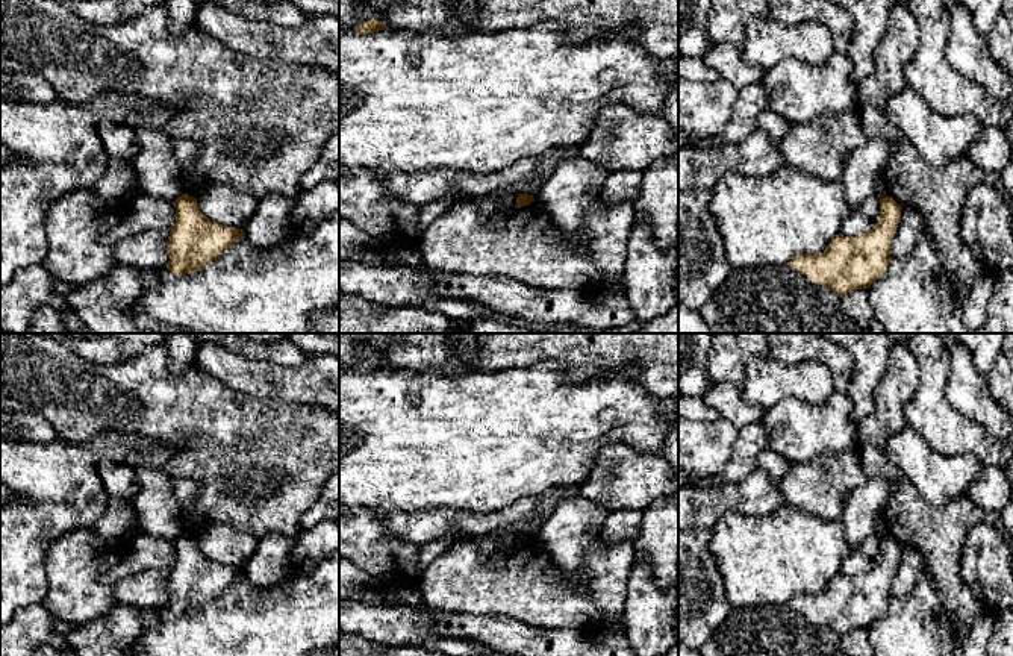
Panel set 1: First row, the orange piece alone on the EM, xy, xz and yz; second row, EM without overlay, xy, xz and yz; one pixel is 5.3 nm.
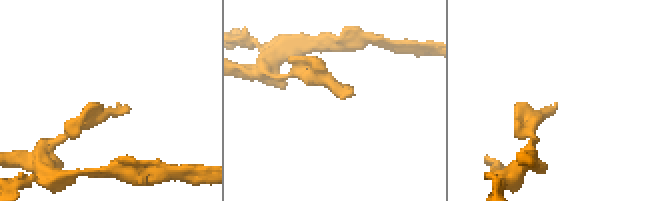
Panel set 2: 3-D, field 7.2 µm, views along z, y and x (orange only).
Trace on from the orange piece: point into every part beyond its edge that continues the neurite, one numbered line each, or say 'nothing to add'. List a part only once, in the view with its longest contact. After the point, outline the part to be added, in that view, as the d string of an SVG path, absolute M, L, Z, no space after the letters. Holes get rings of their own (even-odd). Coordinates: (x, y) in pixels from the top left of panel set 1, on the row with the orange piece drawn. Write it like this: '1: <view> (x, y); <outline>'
nothing to add

